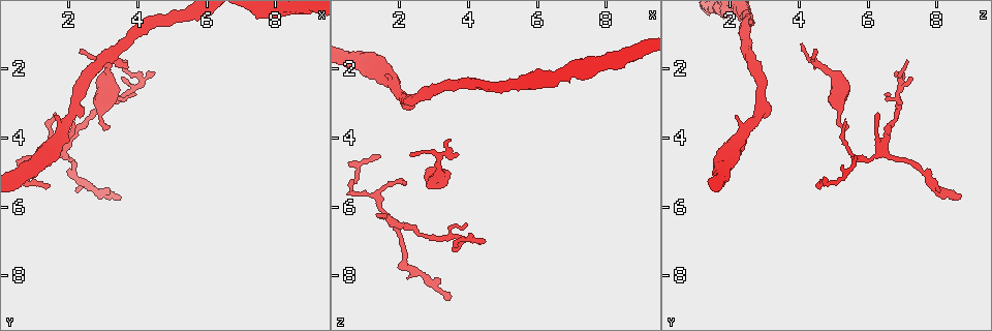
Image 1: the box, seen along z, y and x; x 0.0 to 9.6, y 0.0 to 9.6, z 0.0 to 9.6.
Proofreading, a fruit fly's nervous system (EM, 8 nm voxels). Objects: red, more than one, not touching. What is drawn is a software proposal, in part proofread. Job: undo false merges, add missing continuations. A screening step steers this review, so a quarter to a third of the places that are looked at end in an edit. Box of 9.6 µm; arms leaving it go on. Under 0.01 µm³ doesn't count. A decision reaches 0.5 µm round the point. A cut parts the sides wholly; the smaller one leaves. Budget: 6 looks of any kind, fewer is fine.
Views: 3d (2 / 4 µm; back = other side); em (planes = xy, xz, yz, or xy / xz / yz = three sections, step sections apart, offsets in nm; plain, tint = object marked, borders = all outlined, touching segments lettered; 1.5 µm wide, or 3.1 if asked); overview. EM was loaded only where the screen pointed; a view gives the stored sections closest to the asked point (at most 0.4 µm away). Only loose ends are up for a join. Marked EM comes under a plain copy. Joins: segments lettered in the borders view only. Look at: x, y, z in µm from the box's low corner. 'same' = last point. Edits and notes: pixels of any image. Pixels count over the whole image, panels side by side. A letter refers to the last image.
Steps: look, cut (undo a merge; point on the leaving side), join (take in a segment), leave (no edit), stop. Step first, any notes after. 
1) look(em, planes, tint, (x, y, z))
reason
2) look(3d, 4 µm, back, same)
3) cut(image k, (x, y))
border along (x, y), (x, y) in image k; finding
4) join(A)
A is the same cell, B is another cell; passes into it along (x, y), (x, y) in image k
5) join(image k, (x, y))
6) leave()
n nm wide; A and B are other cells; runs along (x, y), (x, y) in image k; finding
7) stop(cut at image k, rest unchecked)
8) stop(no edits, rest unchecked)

look(3d, 4 µm, back, (1.60, 3.30, 2.20))
an open end

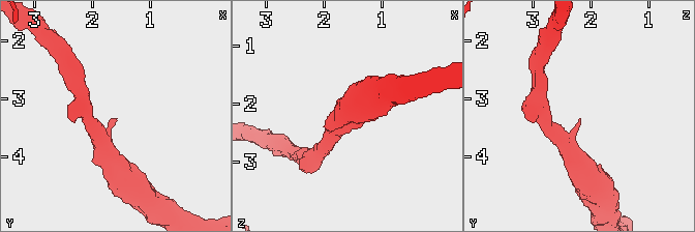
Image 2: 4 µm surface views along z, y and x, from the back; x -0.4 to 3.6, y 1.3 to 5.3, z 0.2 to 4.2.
look(em, yz, step 8, tint, (1.60, 3.30, 2.20))
shape alone is not enough

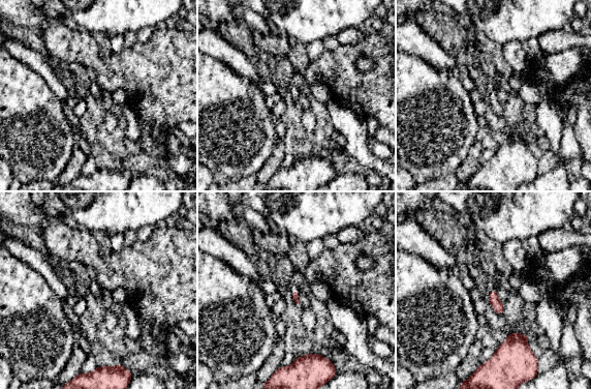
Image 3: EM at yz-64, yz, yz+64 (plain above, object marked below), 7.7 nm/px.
look(em, planes, borders, same)

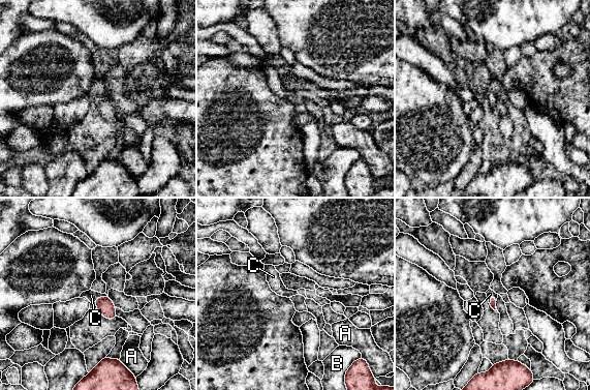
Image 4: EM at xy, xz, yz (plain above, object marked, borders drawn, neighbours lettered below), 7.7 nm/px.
join(C)
C touches over 120 nm; C is the same cell, A and B are other cells; the cell continues

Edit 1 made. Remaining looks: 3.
look(overview)

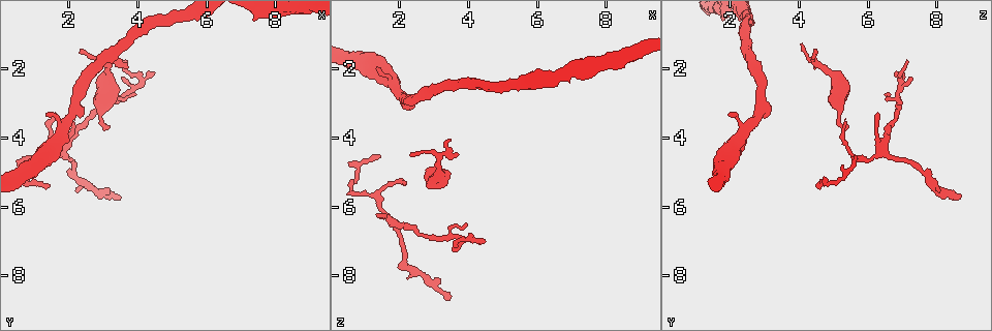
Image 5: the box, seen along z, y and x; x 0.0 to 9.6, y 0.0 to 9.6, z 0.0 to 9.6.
look(em, xy, step 4, borders, (3.05, 3.75, 5.45))
an open end

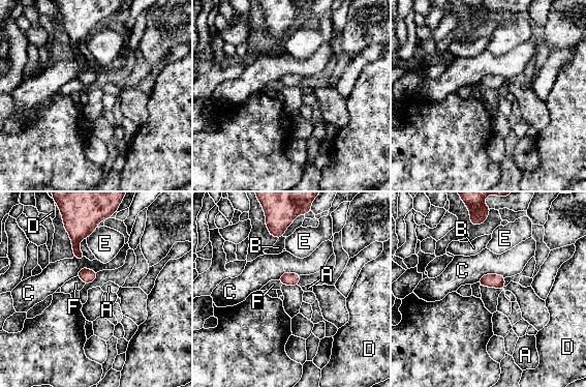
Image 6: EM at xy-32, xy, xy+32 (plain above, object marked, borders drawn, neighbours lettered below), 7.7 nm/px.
look(em, planes, borders, same)

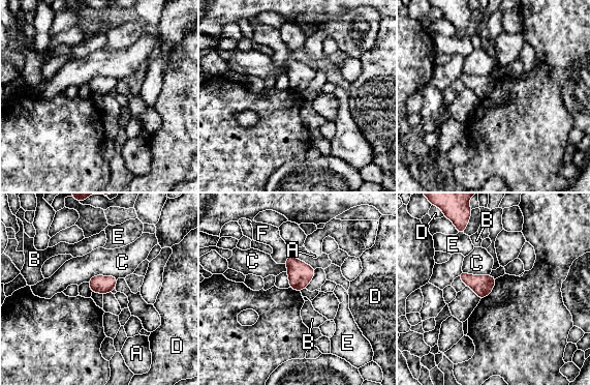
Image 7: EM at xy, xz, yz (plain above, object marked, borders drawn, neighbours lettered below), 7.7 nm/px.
leave()
A, B, C, D, E and F are other cells; border along (117, 278), (94, 275), (88, 282) in image 7; no lettered segment goes on from it

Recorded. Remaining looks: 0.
stop(join at image 4, rest unchecked)

